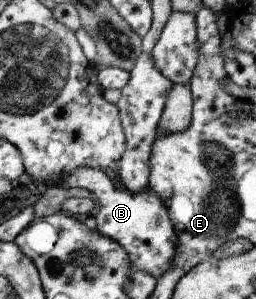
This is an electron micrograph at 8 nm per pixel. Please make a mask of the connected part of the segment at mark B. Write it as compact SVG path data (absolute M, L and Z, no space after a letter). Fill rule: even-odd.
M84 167L67 174L62 179L62 187L85 188L90 191L96 202L93 216L98 233L121 245L127 252L128 261L132 266L157 279L168 270L174 254L174 243L178 238L169 221L167 210L157 195L148 189L134 194L125 188L114 188L111 182L103 169Z

